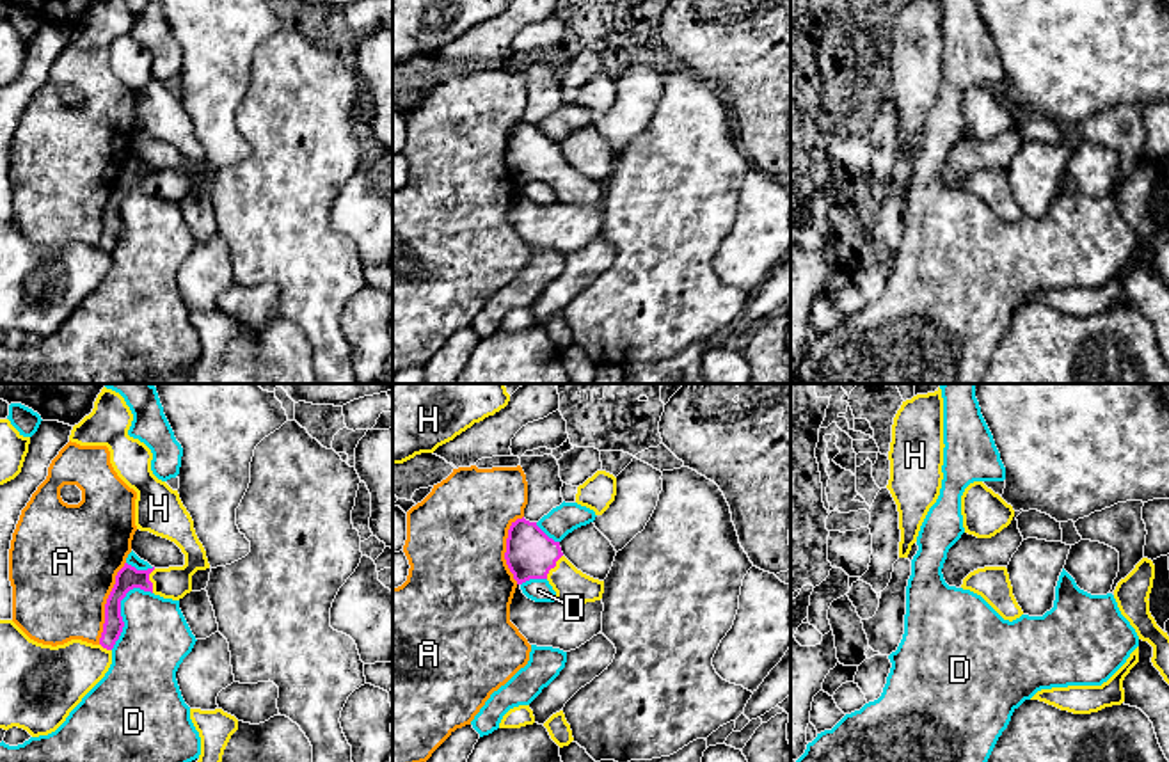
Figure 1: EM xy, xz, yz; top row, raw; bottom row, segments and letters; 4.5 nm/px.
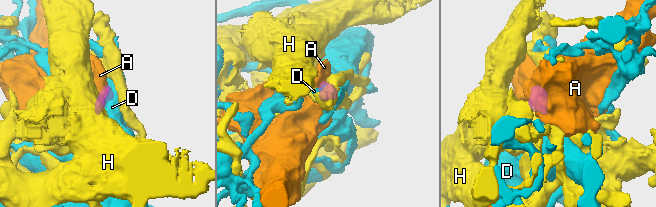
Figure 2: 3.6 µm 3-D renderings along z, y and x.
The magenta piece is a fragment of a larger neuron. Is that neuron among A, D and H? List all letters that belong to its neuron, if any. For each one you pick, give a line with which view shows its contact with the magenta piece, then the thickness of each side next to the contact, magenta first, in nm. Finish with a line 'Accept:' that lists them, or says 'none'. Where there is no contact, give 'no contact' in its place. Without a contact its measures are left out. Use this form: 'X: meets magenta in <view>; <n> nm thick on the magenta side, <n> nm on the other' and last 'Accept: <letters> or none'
H: meets magenta in xz; 220 nm thick on the magenta side, 160 nm on the other
Accept: H

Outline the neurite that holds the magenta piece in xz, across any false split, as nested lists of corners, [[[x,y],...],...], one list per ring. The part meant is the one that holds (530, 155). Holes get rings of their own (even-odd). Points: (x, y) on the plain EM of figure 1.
[[[524,119],[508,131],[505,162],[517,187],[547,181],[556,194],[556,204],[586,206],[602,201],[604,183],[577,172],[563,158],[560,144]]]

